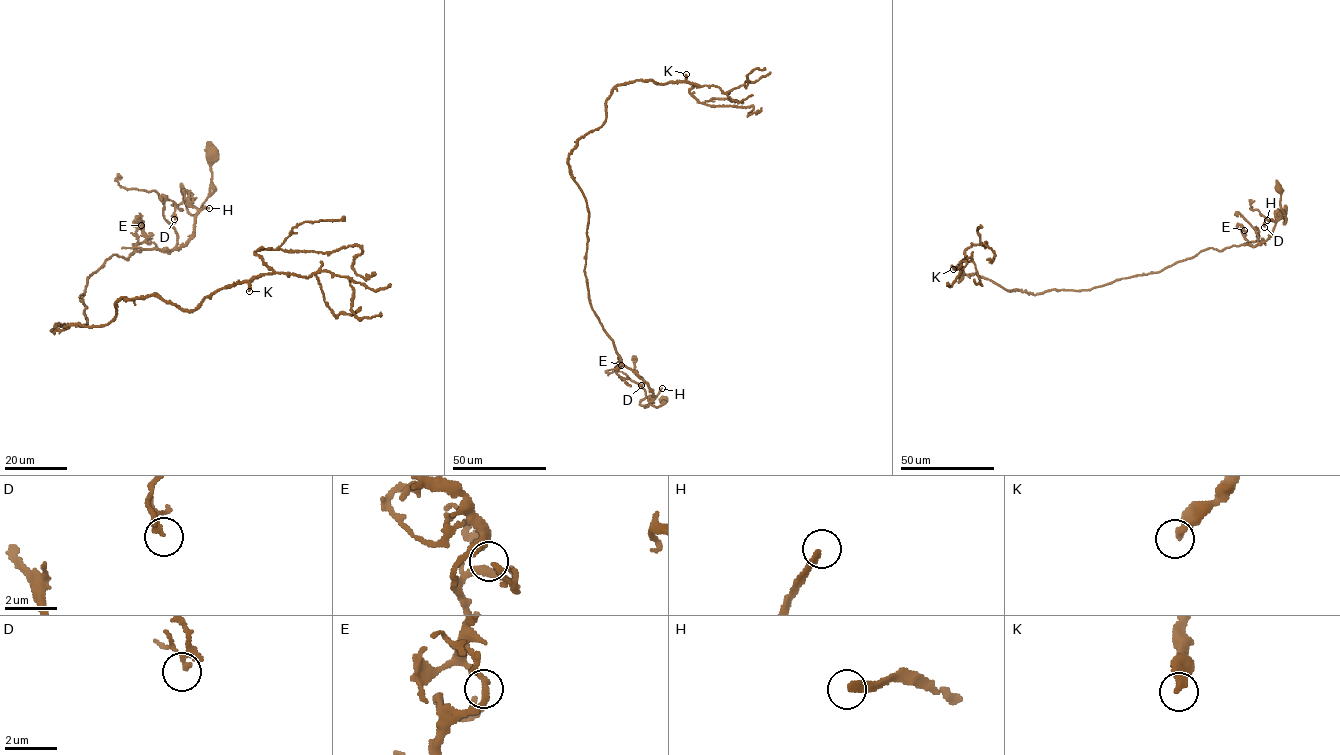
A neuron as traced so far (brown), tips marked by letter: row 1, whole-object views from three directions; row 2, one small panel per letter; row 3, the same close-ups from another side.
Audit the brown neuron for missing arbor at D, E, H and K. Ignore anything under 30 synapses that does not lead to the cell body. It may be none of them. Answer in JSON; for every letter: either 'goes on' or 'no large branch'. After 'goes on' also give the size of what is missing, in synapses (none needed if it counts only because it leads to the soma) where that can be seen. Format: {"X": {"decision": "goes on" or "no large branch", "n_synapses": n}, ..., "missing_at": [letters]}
{"D": {"decision": "no large branch"}, "E": {"decision": "no large branch"}, "H": {"decision": "goes on", "n_synapses": 80}, "K": {"decision": "no large branch"}, "missing_at": ["H"]}

